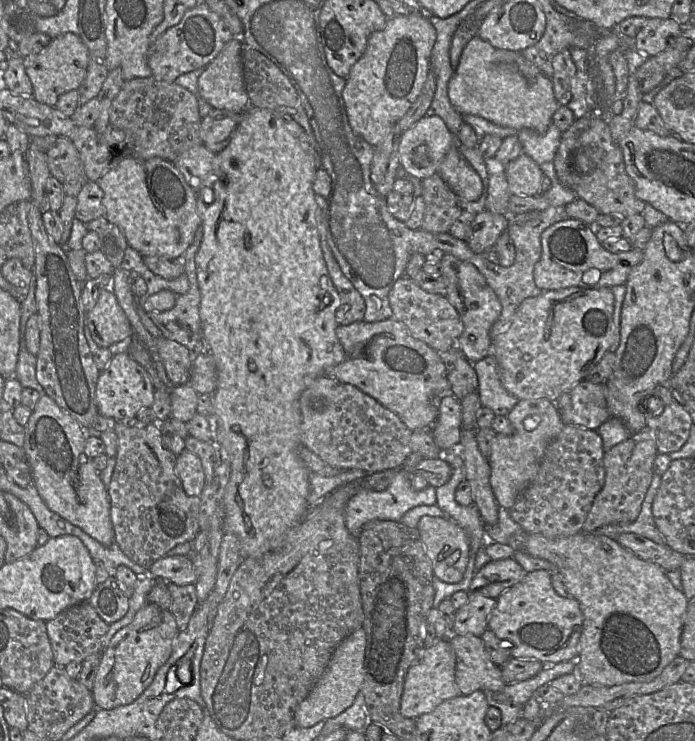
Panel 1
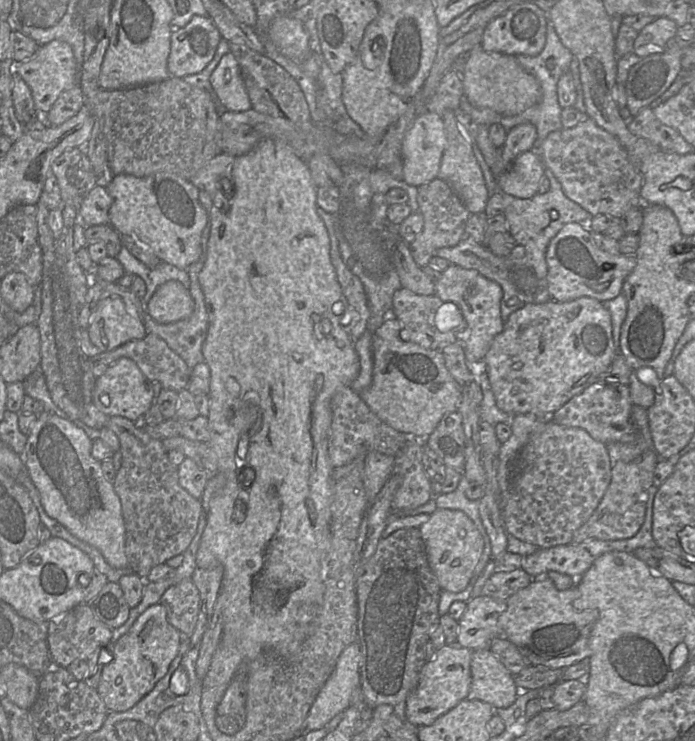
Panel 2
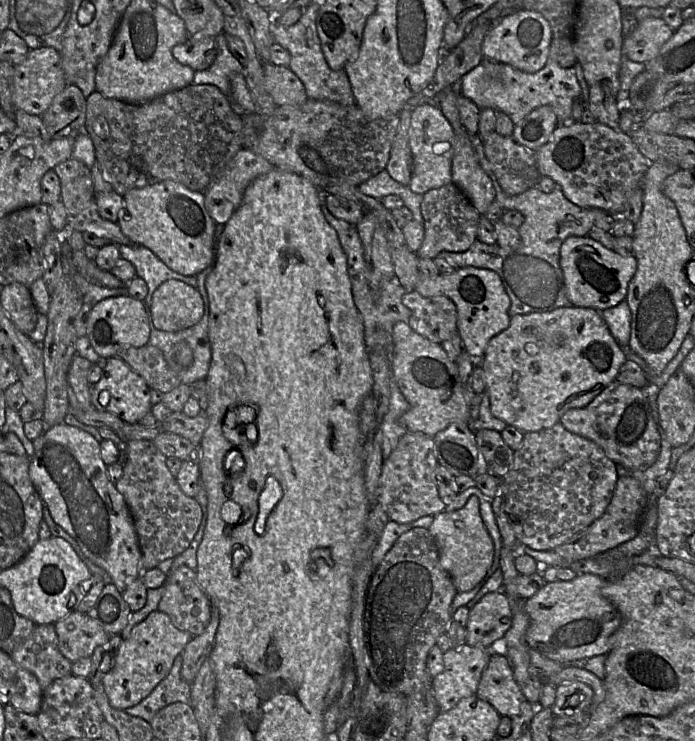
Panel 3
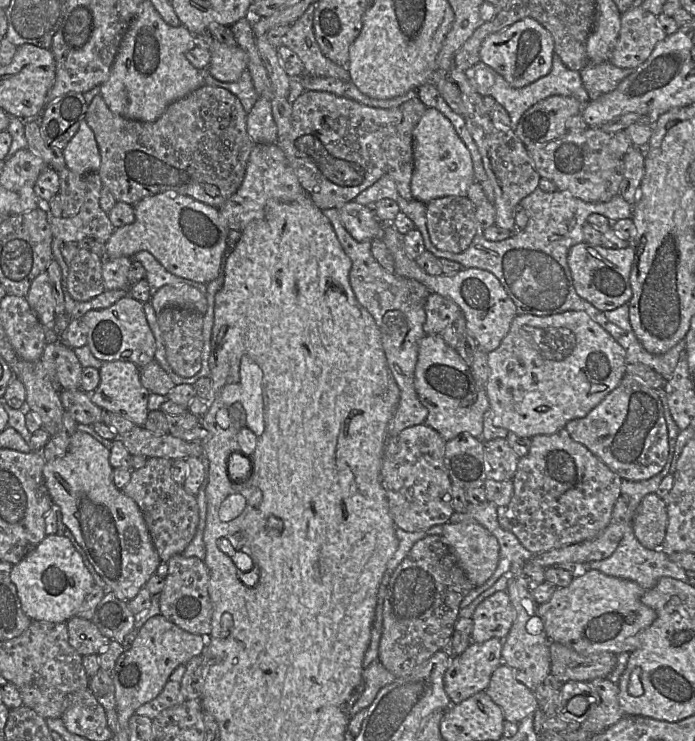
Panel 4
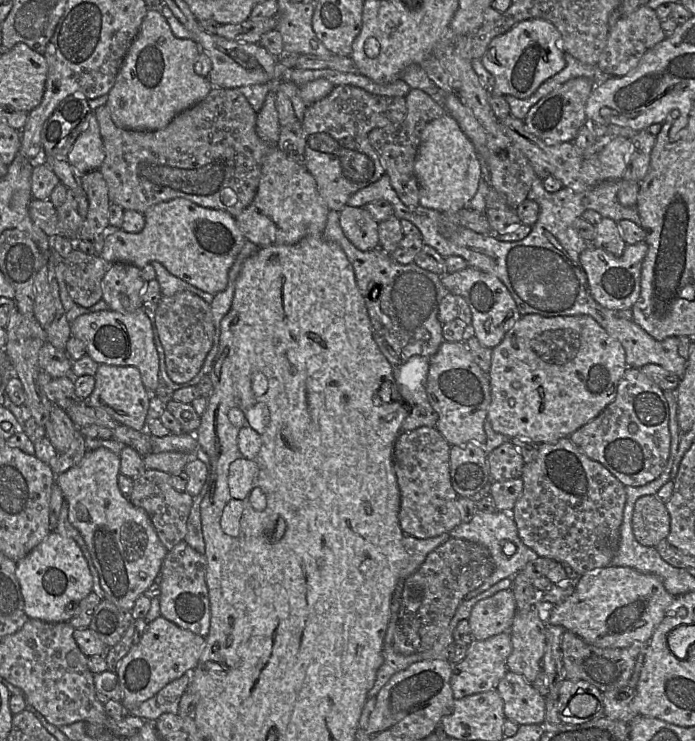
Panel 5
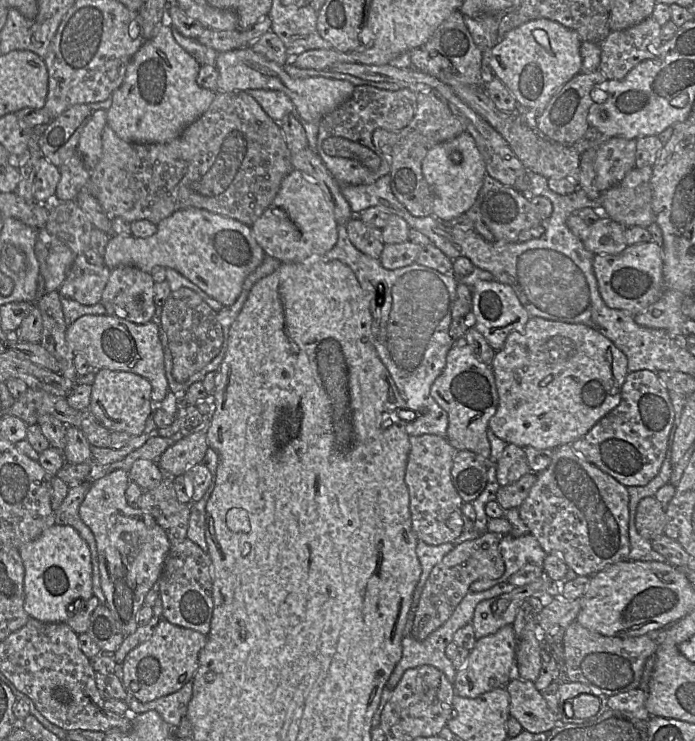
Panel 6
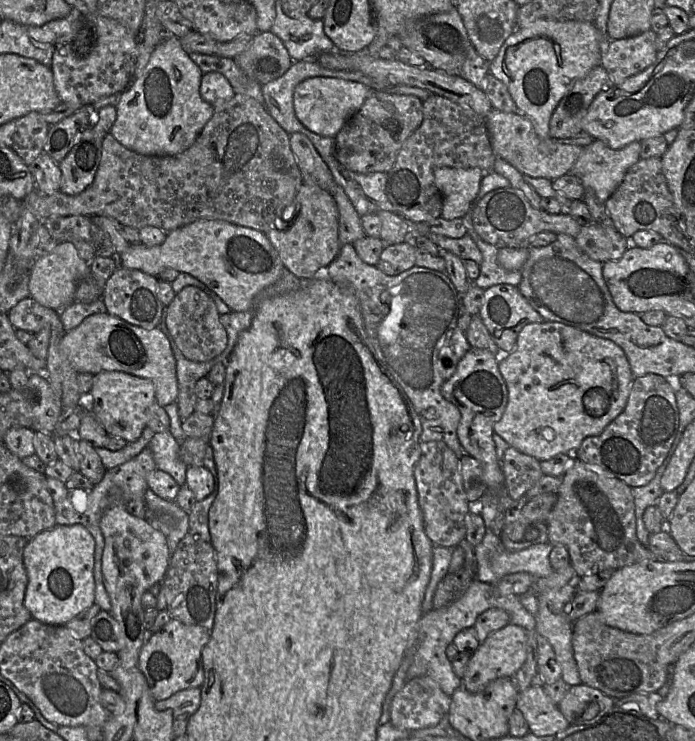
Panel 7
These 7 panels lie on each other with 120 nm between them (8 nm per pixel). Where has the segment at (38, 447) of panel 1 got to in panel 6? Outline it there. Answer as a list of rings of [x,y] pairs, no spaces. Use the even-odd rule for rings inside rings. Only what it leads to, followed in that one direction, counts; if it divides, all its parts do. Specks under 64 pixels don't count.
[[[117,469],[92,481],[89,491],[79,507],[79,516],[94,534],[97,546],[101,588],[106,598],[106,606],[120,625],[125,636],[137,629],[137,614],[144,605],[147,592],[159,580],[171,543],[165,531],[154,518],[137,507],[132,507],[126,499],[129,484],[128,472]]]

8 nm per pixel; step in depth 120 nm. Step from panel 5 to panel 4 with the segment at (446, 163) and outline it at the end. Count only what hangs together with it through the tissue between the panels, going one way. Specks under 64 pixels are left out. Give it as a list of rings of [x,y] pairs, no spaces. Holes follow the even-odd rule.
[[[428,107],[413,130],[414,172],[411,180],[413,199],[424,204],[446,196],[466,197],[469,186],[475,181],[471,154],[458,136],[450,120],[435,108]]]

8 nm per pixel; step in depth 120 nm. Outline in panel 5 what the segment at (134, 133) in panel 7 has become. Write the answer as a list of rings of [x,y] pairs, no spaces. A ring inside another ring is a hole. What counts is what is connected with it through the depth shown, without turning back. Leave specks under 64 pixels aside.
[[[148,9],[147,14],[141,24],[139,33],[132,42],[132,44],[130,45],[129,50],[121,64],[121,67],[116,77],[115,84],[107,94],[108,101],[106,103],[106,106],[110,112],[111,118],[115,123],[115,125],[119,128],[127,130],[141,130],[141,131],[160,130],[165,128],[179,113],[191,108],[195,104],[202,101],[211,91],[212,85],[209,82],[208,77],[200,76],[194,70],[194,66],[200,52],[202,51],[199,44],[196,43],[193,39],[180,39],[174,36],[168,22],[166,21],[161,12],[155,9]]]

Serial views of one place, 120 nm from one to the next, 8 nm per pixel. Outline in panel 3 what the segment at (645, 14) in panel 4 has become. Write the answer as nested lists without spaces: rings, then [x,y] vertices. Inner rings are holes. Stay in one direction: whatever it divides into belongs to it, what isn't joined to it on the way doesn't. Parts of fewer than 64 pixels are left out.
[[[645,18],[623,39],[622,55],[634,62],[648,63],[658,56],[661,47],[673,34],[662,18]]]

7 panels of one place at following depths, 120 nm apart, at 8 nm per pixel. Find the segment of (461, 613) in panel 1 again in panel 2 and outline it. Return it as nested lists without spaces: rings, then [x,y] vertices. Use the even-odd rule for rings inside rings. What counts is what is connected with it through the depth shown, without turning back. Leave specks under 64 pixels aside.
[[[485,595],[471,598],[459,619],[458,645],[472,651],[489,649],[492,640],[502,635],[498,618],[506,608],[506,600]]]

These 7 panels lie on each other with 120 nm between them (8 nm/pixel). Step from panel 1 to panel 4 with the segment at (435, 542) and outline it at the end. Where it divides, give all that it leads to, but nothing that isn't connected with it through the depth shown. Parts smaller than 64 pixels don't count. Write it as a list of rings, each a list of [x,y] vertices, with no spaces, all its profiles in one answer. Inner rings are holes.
[[[448,522],[441,537],[474,587],[491,577],[499,560],[499,544],[486,528],[474,522]]]

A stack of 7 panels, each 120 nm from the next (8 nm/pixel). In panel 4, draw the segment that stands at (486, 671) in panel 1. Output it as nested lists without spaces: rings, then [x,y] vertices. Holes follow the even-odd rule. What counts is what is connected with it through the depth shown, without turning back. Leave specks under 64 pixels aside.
[[[505,663],[493,672],[485,692],[501,707],[505,720],[512,723],[520,723],[539,707],[534,692],[518,681]]]

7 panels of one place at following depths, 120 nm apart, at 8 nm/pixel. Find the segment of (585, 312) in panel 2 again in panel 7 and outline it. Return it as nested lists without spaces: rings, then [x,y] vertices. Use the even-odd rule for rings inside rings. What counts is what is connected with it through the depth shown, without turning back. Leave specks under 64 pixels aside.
[[[548,321],[526,325],[518,334],[515,349],[506,358],[498,362],[498,367],[507,385],[508,402],[501,419],[494,425],[494,432],[503,438],[509,446],[539,461],[548,460],[560,454],[574,456],[586,437],[600,434],[625,408],[633,380],[636,378],[630,369],[624,351],[613,341],[597,337],[563,323]]]

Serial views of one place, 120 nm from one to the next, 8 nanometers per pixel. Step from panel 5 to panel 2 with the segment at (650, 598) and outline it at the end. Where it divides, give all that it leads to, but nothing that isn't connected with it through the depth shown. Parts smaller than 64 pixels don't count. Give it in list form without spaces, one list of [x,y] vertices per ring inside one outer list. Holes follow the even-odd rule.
[[[545,574],[510,596],[507,608],[498,618],[501,634],[512,642],[531,664],[543,664],[553,669],[565,669],[590,657],[589,637],[599,617],[597,609],[579,604],[580,591],[574,583],[567,590],[556,588]]]

